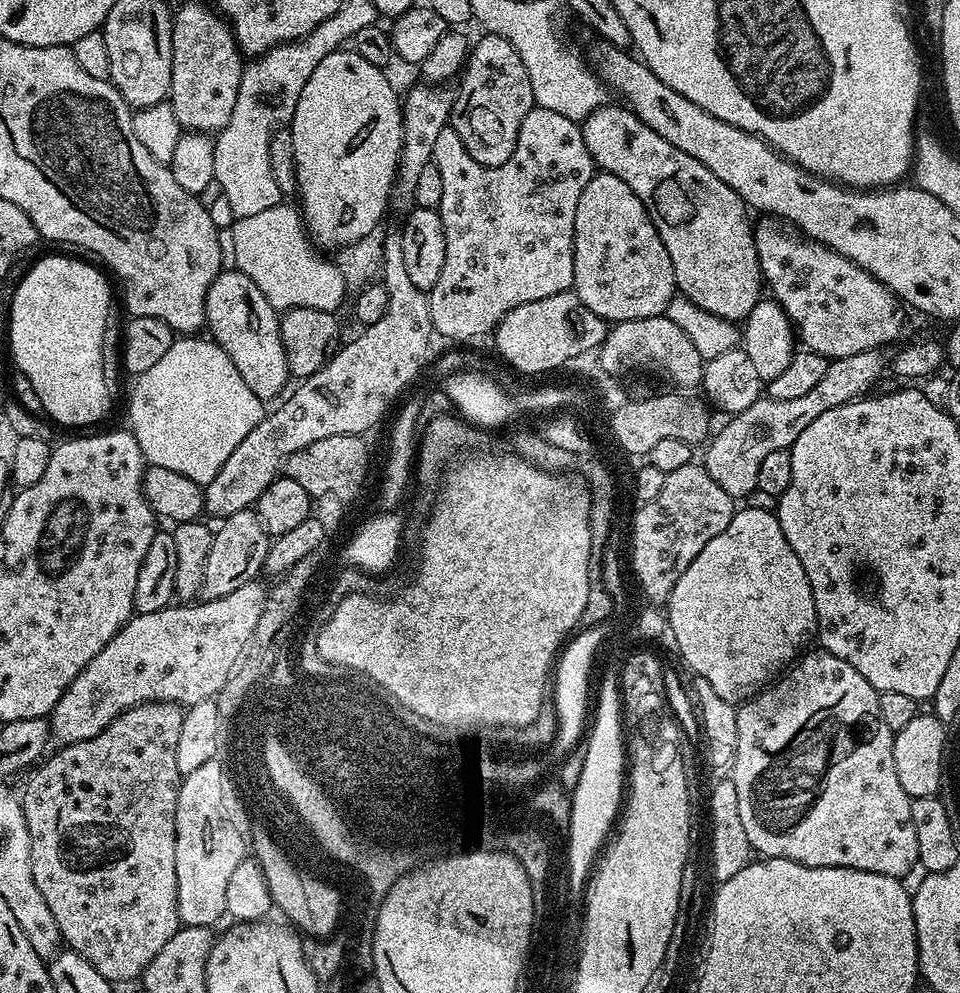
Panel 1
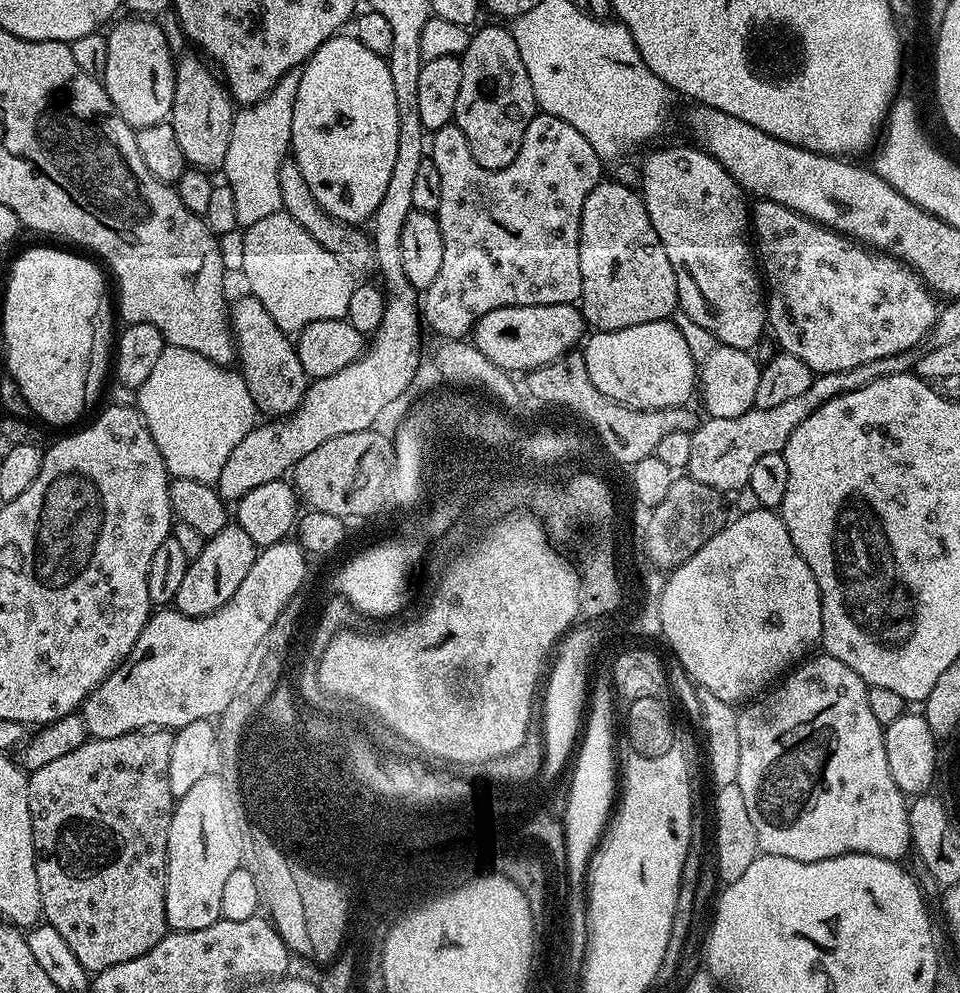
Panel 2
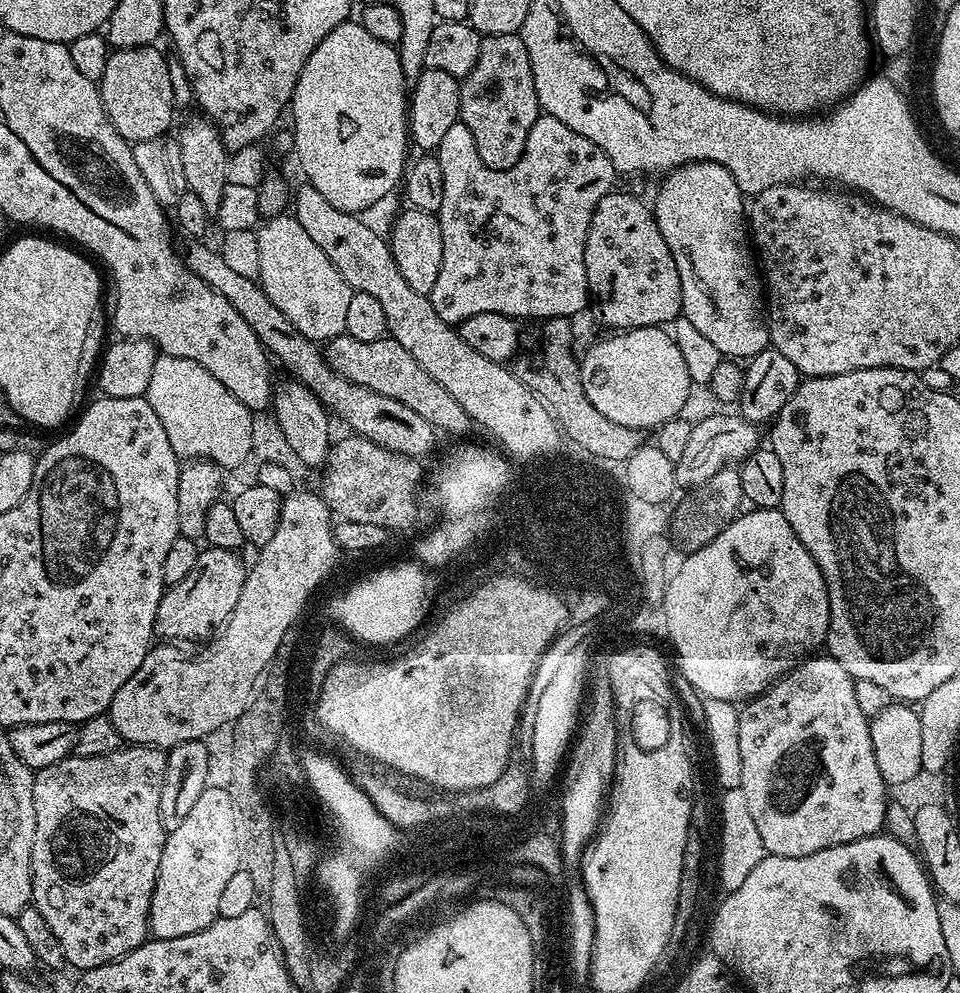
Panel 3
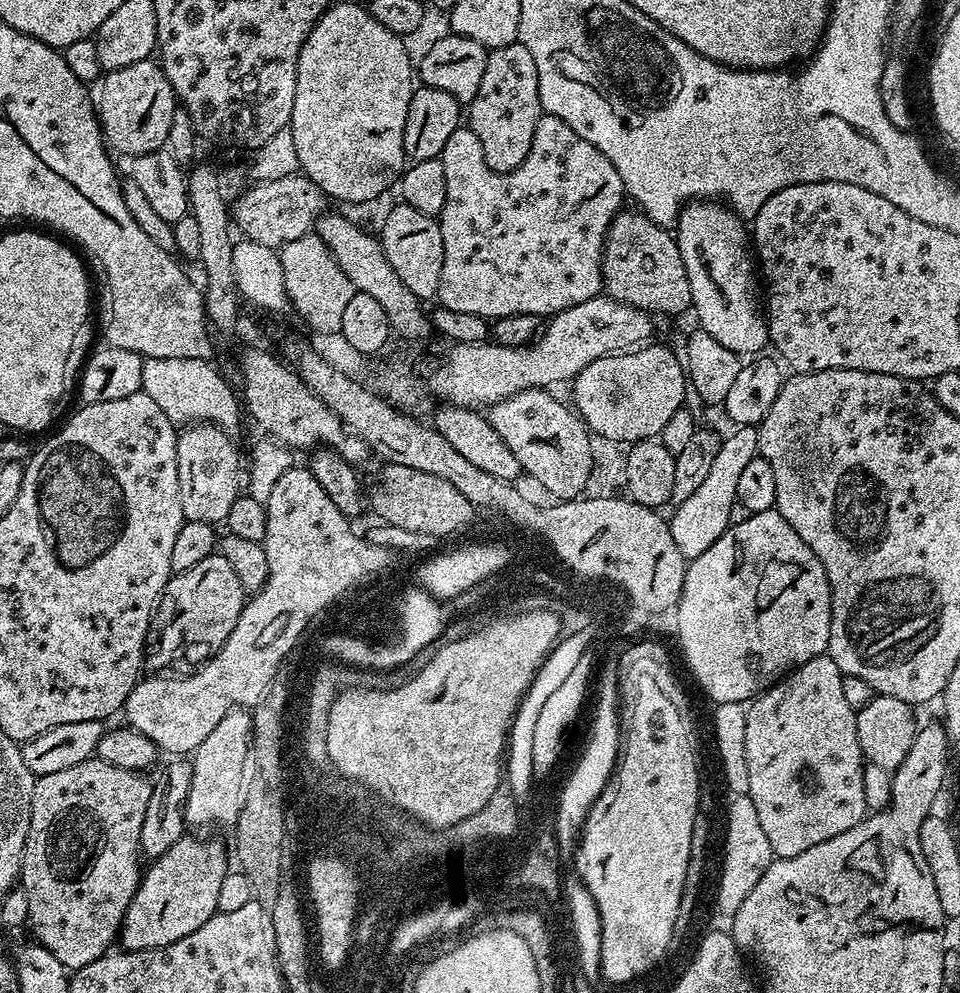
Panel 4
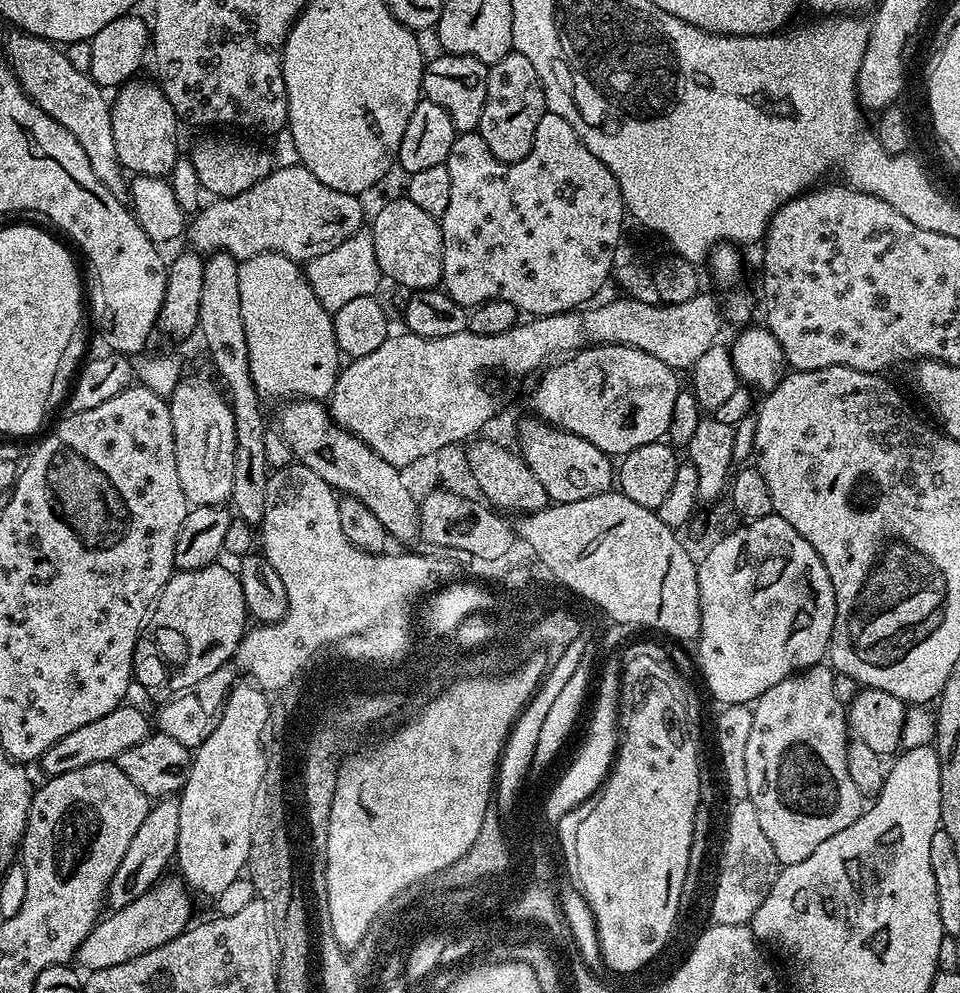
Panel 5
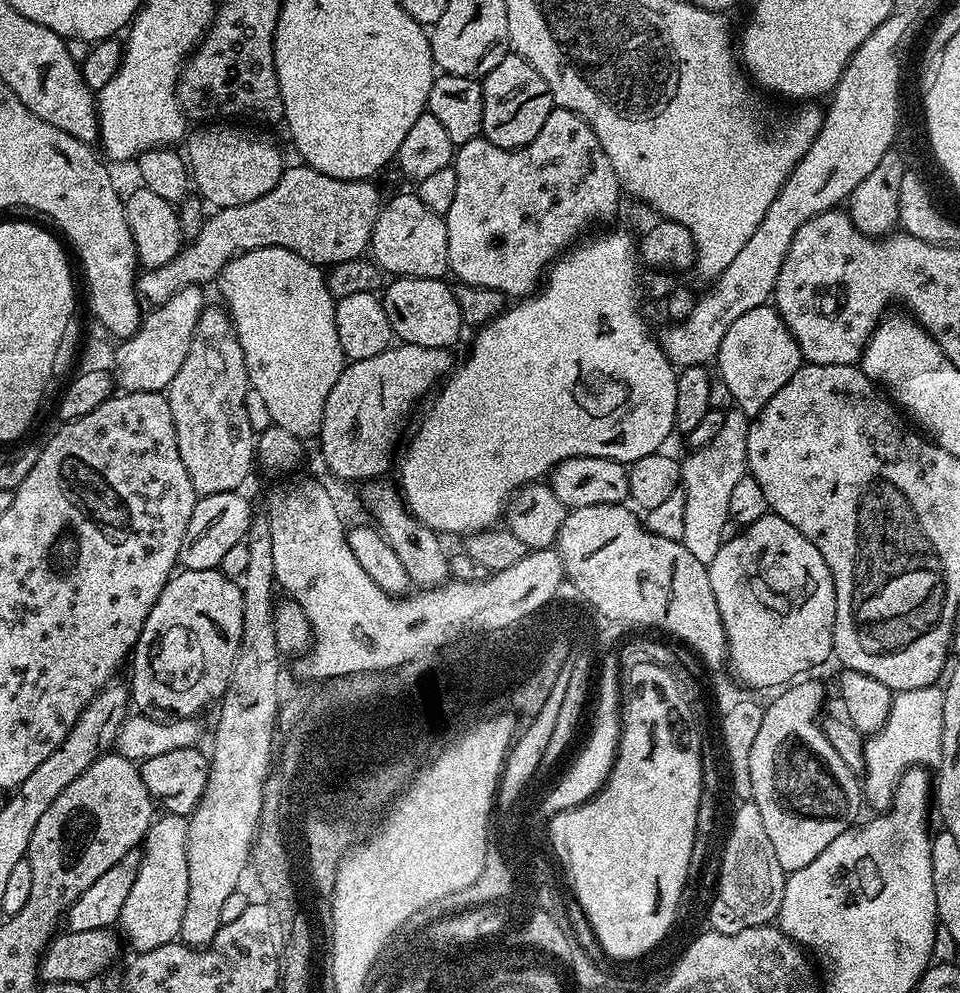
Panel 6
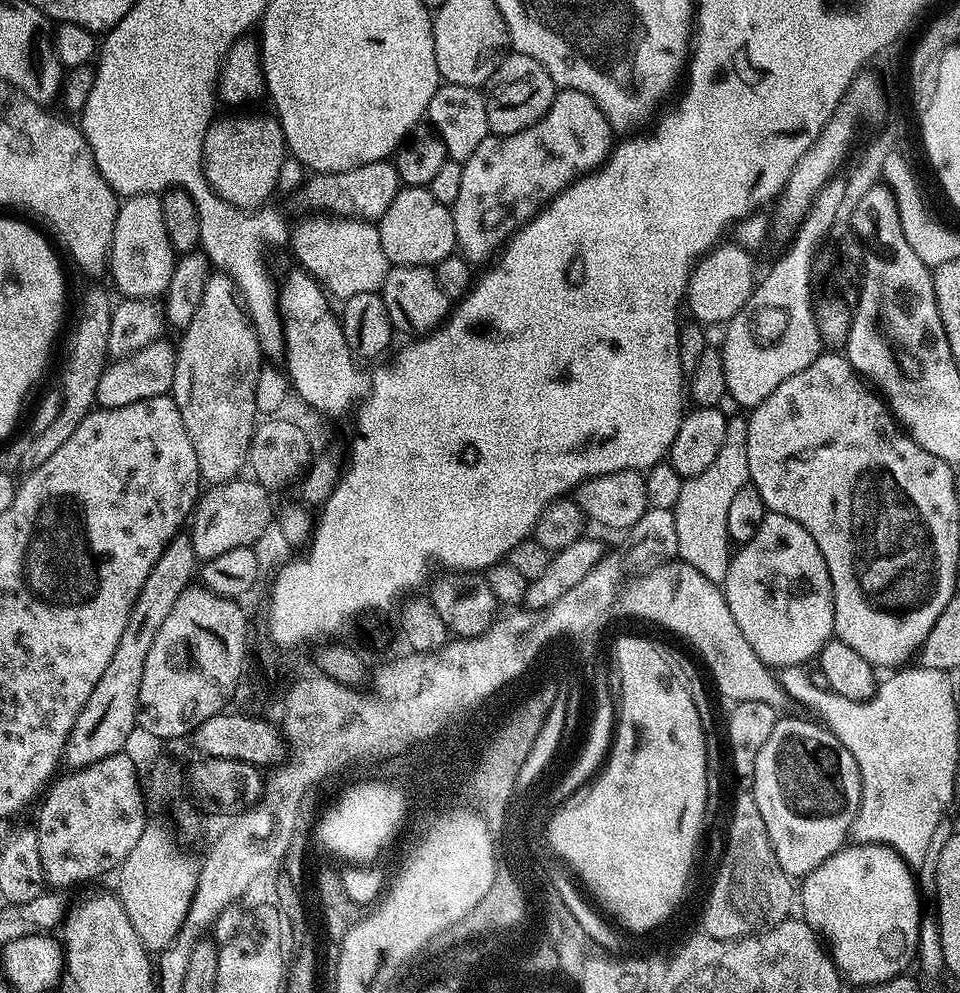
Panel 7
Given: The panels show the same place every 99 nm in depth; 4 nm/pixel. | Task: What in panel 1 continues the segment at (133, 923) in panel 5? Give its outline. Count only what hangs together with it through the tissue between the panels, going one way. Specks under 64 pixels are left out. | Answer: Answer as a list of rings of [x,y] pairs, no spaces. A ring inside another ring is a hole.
[[[217,759],[198,766],[190,775],[183,777],[178,790],[176,807],[176,845],[174,846],[174,870],[178,870],[178,914],[181,925],[190,928],[206,928],[215,925],[219,916],[225,915],[226,885],[233,871],[250,852],[248,821],[234,814],[226,798],[222,766]]]

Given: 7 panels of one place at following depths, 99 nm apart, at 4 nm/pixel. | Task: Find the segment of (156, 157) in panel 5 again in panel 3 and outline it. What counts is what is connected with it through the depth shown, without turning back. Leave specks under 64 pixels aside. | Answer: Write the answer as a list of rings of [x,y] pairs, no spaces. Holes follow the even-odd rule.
[[[149,46],[147,48],[122,48],[113,51],[106,62],[106,74],[102,74],[102,78],[98,81],[100,97],[114,130],[118,130],[118,134],[122,134],[122,138],[129,142],[158,138],[171,129],[168,127],[172,124],[174,107],[172,105],[170,75],[167,70],[165,53],[160,53],[158,49],[159,47]]]

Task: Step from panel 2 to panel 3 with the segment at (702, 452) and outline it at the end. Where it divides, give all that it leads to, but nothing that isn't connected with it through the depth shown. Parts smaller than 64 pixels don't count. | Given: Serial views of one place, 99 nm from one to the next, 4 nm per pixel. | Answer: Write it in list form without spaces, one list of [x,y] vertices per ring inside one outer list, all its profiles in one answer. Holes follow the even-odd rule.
[[[739,414],[708,416],[700,421],[697,419],[690,430],[690,438],[682,458],[675,460],[677,485],[681,489],[684,487],[684,490],[695,490],[723,468],[743,462],[761,443],[756,432],[759,432],[757,425],[743,420]]]

